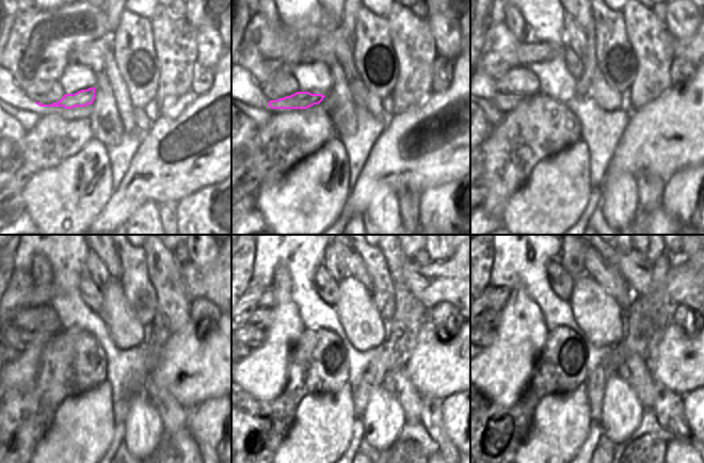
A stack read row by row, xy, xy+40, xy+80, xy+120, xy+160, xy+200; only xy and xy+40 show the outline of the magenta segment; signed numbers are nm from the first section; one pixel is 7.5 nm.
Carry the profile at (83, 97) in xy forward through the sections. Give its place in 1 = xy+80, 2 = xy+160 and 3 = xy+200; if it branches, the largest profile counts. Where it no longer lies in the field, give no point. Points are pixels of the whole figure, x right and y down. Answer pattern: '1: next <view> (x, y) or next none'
1: next xy+80 (506, 102)
2: next xy+160 (253, 337)
3: next xy+200 (492, 332)

